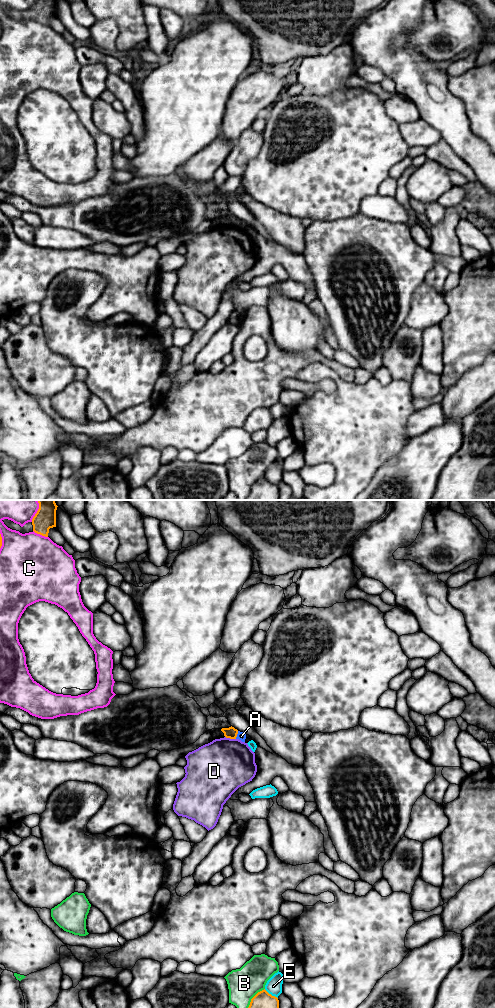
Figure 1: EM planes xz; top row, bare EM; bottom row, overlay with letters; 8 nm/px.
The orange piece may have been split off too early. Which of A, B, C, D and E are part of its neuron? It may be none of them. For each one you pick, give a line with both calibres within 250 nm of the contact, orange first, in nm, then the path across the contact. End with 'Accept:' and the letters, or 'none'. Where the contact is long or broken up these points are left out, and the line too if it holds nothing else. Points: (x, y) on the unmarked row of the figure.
Accept: none

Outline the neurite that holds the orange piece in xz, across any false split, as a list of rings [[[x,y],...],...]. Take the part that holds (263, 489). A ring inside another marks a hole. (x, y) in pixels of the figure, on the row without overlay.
[[[265,477],[258,480],[250,490],[245,500],[278,500],[279,488]]]

